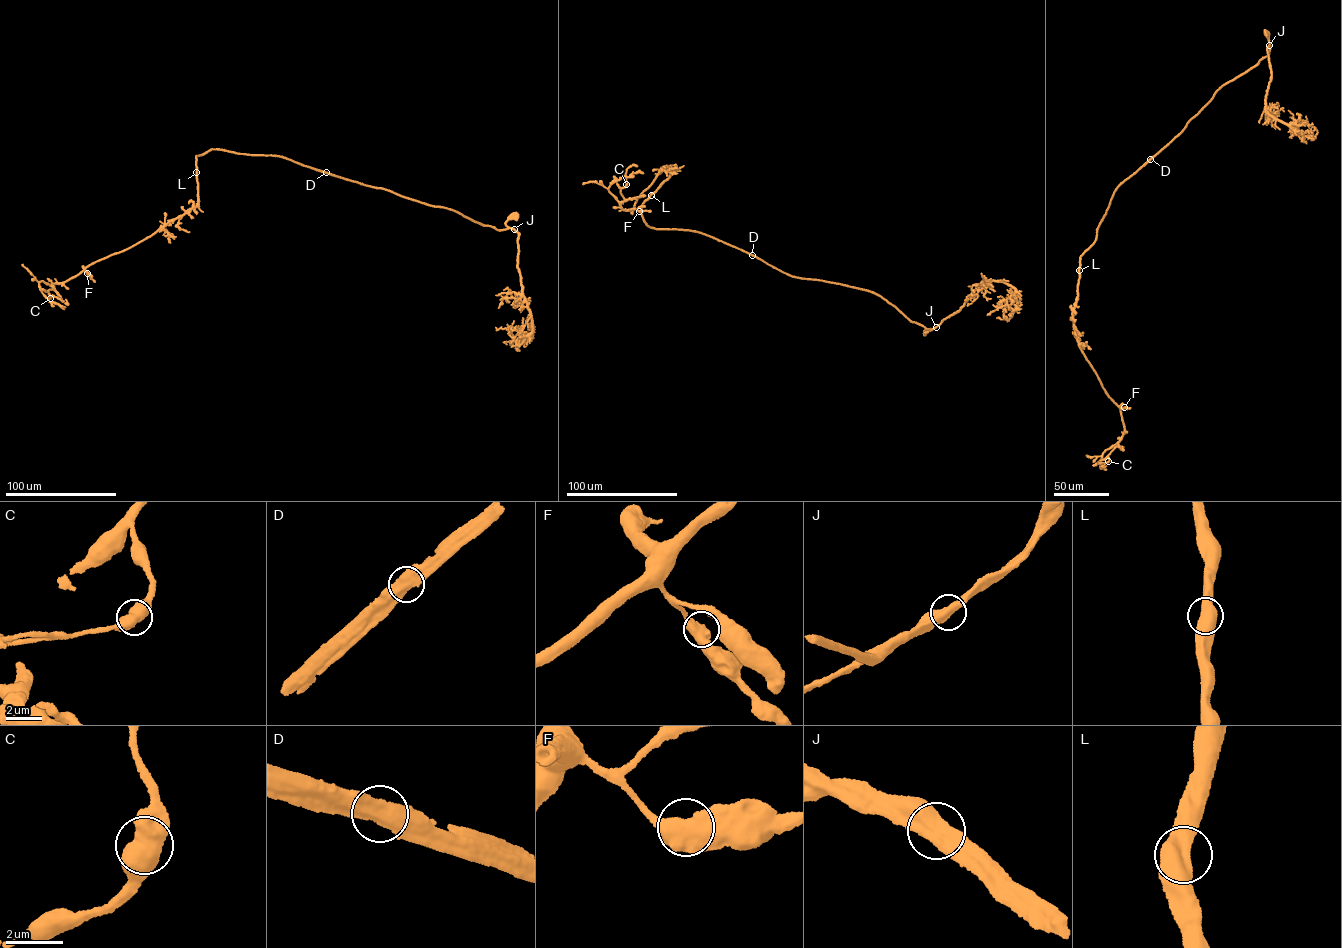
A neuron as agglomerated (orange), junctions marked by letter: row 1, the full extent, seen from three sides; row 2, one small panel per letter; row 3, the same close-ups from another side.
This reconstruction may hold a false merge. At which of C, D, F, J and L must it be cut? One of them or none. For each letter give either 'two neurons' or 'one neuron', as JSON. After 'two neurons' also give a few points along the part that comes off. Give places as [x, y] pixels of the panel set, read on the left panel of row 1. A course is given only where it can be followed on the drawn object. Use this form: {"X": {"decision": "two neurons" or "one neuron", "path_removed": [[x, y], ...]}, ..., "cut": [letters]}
{"C": {"decision": "one neuron"}, "D": {"decision": "two neurons", "path_removed": [[325, 172], [288, 159]]}, "F": {"decision": "one neuron"}, "J": {"decision": "one neuron"}, "L": {"decision": "one neuron"}, "cut": ["D"]}

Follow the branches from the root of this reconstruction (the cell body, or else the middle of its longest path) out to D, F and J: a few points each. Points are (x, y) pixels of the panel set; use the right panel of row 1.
D: (1266, 32), (1270, 46), (1267, 55), (1222, 86), (1181, 132), (1150, 159)
F: (1266, 32), (1267, 55), (1222, 86), (1116, 188), (1080, 256), (1072, 313), (1079, 346), (1108, 396), (1124, 407)
J: (1266, 32), (1269, 45)

